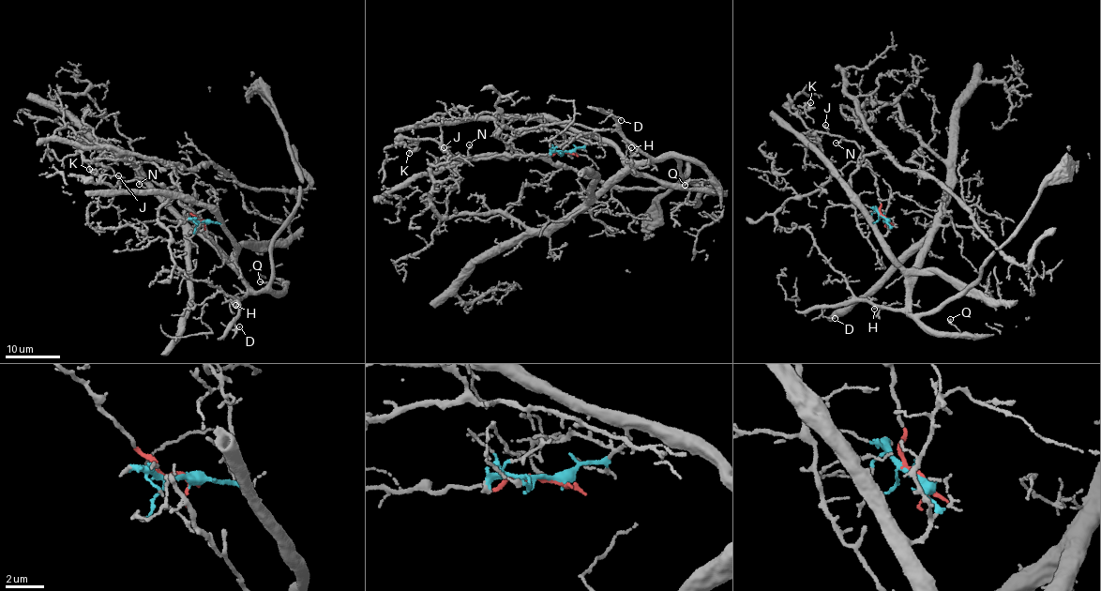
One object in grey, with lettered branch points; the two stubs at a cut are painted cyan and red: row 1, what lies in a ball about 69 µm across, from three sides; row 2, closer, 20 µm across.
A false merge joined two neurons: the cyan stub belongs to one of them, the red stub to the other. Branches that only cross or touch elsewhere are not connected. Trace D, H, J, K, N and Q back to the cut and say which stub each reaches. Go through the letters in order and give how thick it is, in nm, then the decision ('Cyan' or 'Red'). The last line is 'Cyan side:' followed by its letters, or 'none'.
D: Thickness 70 nm. Cyan
H: Thickness 150 nm. Cyan
J: Thickness 120 nm. Red
K: Thickness 240 nm. Red
N: Thickness 110 nm. Red
Q: Thickness 140 nm. Cyan
Cyan side: D, H, Q

